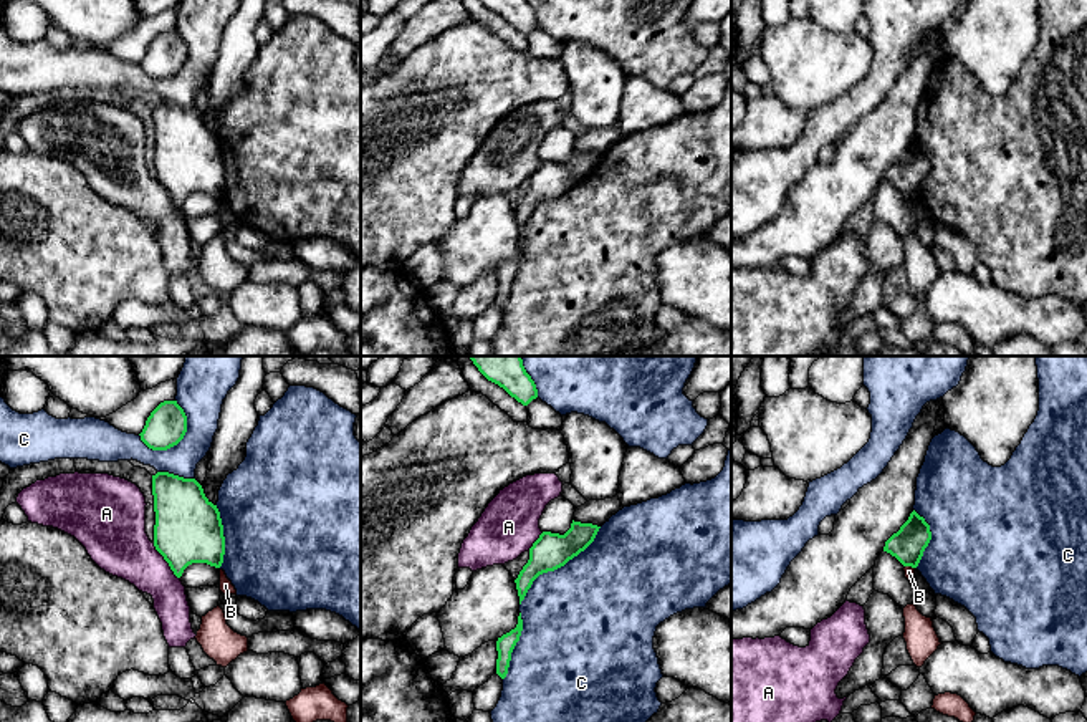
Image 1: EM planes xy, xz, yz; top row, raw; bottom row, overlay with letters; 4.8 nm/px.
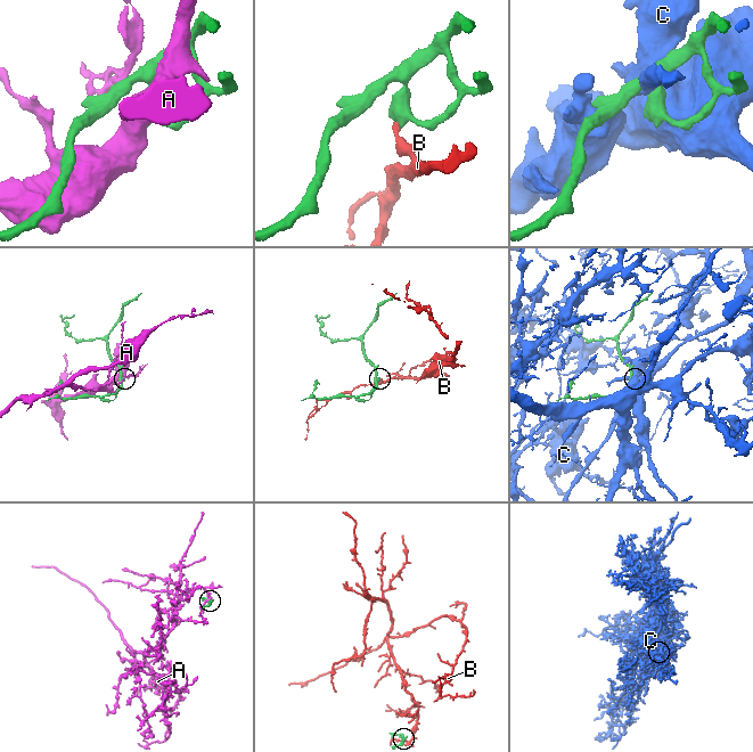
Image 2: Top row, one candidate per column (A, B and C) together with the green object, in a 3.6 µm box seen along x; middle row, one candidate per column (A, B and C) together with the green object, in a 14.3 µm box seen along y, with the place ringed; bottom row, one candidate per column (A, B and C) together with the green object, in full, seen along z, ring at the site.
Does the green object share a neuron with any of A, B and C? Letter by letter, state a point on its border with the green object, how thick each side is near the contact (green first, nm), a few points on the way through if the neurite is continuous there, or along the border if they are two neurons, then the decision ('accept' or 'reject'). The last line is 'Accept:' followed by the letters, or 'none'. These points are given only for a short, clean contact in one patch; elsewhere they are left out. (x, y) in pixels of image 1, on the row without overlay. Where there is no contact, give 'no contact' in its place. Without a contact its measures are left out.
A: xy (166, 189) | 320/300 nm | along xy (153, 173), (179, 207) | reject
B: yz (910, 194) | 170/50 nm | along yz (905, 194), (914, 197) | reject
C: xz (558, 196) | 180/480 nm | reject
Accept: none

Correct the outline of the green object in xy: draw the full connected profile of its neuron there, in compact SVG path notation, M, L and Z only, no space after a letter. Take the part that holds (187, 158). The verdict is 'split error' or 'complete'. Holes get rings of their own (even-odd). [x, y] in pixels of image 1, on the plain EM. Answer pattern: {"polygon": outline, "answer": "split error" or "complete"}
{"polygon": "M169 101L152 104L154 176L177 207L192 192L220 197L225 166L220 141L195 108Z", "answer": "complete"}

